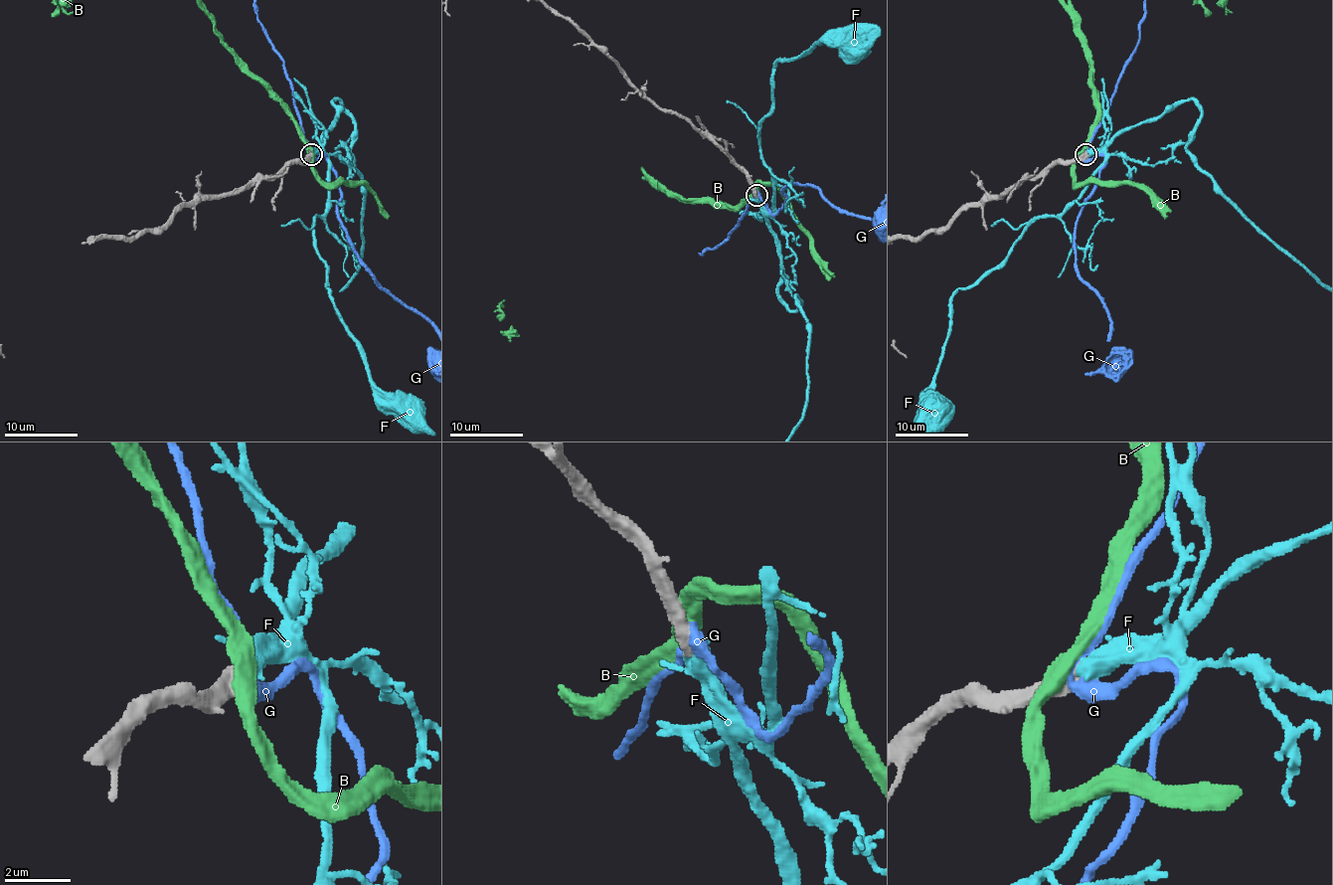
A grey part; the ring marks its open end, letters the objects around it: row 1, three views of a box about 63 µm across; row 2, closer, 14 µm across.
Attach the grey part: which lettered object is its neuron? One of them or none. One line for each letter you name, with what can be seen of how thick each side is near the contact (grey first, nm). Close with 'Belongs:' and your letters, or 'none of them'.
F: 600 nm thick on the grey side, 440 nm on the other
Belongs: F

